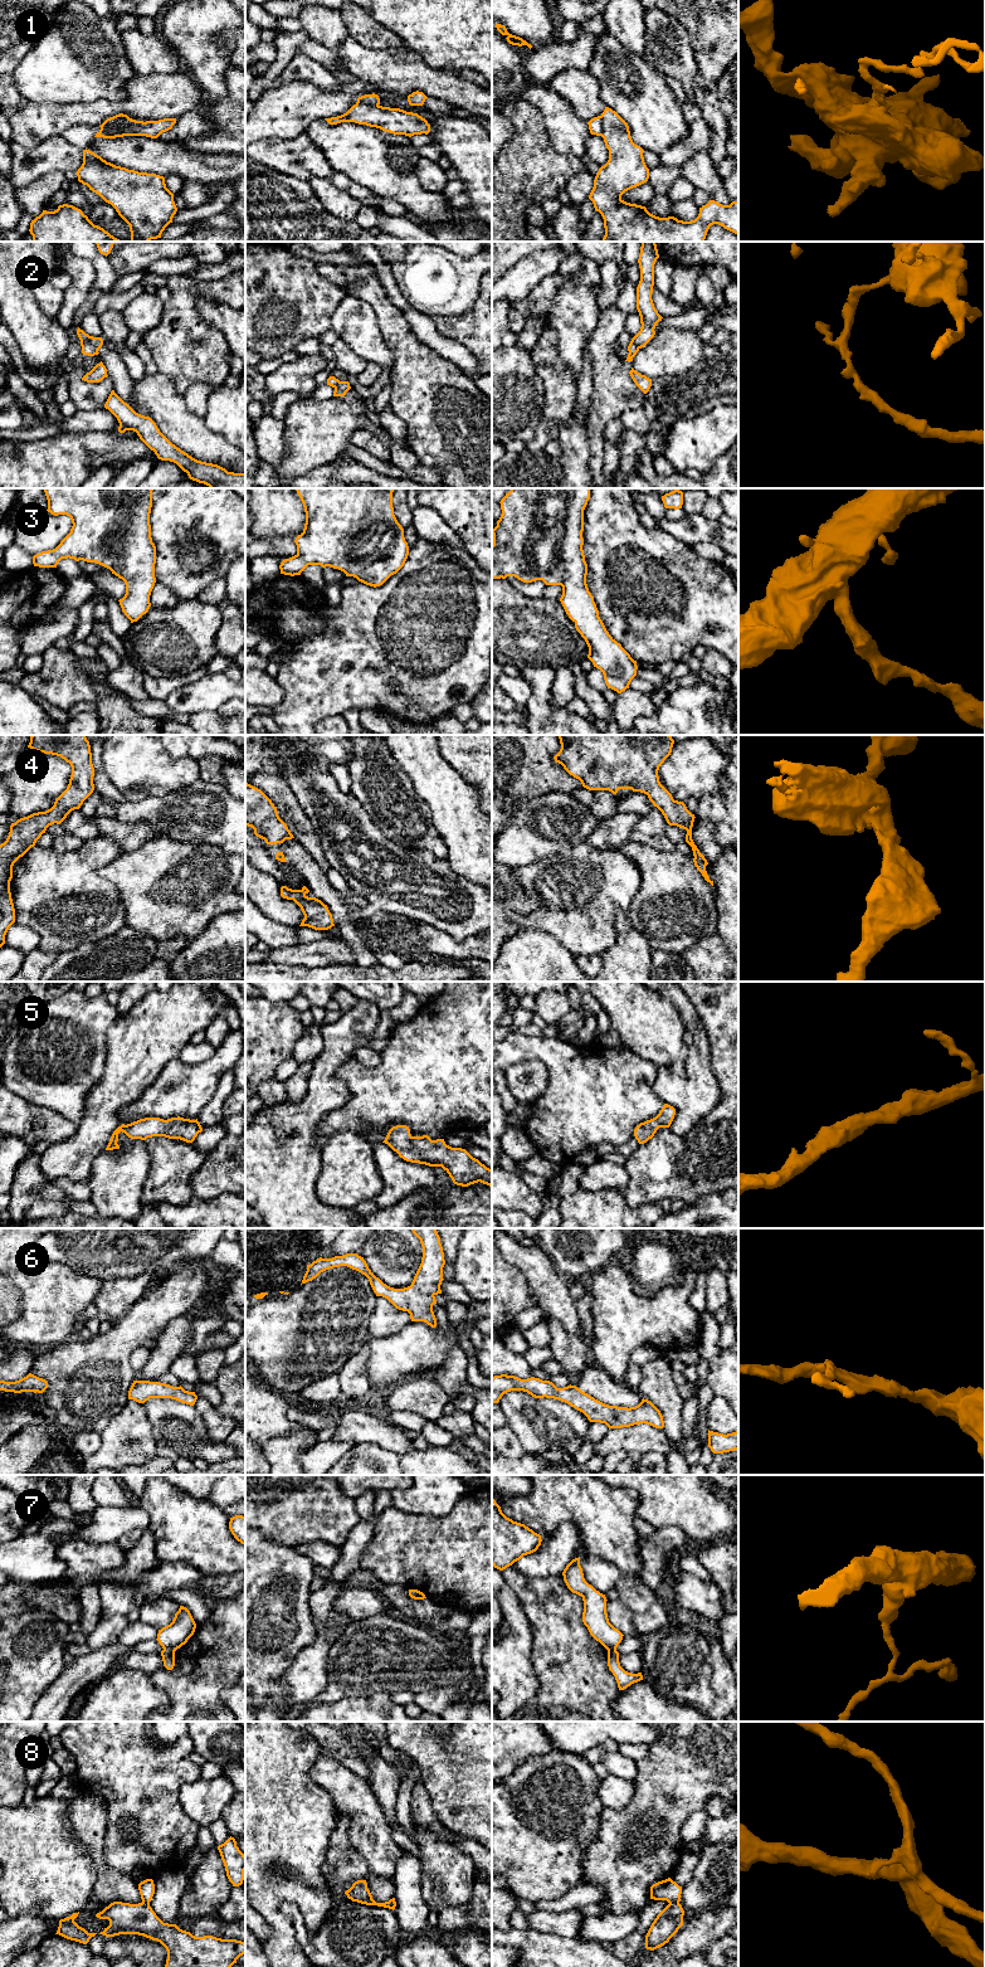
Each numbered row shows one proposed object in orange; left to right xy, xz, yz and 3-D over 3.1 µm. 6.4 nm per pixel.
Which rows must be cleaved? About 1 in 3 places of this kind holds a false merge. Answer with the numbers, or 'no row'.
1, 2, 7, 8

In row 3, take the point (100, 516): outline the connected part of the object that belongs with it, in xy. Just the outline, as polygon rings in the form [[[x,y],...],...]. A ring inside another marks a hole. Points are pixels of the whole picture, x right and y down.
[[[44,488],[48,500],[47,511],[54,516],[69,516],[73,526],[55,549],[33,556],[34,566],[57,568],[62,559],[69,558],[75,561],[96,563],[109,569],[126,584],[126,594],[118,600],[122,612],[131,623],[137,622],[151,607],[150,595],[156,583],[156,546],[152,542],[150,525],[152,491],[153,488]]]

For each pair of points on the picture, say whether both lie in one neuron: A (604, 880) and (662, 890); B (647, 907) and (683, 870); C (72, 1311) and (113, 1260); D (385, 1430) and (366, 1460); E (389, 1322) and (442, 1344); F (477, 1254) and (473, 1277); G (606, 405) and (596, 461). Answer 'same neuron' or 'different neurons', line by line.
A: different neurons
B: same neuron
C: different neurons
D: different neurons
E: different neurons
F: same neuron
G: same neuron

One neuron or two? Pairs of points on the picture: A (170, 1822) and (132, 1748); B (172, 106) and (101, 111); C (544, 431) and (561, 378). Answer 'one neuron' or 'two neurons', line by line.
A: one neuron
B: one neuron
C: one neuron

